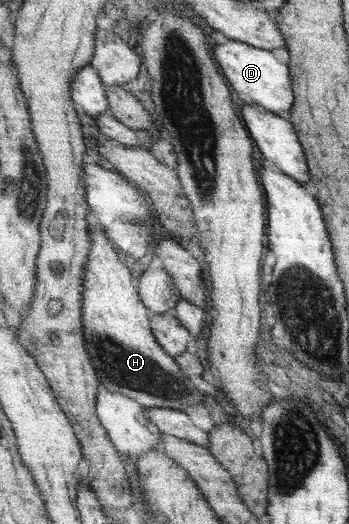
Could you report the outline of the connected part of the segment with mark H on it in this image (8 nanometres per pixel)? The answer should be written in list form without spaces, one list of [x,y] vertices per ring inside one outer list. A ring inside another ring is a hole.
[[[90,224],[91,254],[86,264],[84,276],[83,325],[85,325],[86,349],[90,352],[95,368],[98,369],[101,386],[111,392],[120,392],[148,408],[165,407],[180,410],[183,406],[201,404],[203,394],[195,388],[189,377],[183,372],[174,356],[171,356],[155,338],[151,328],[153,311],[143,304],[139,294],[140,278],[135,278],[131,270],[122,261],[122,254],[111,248],[108,238],[99,234],[99,226]]]

